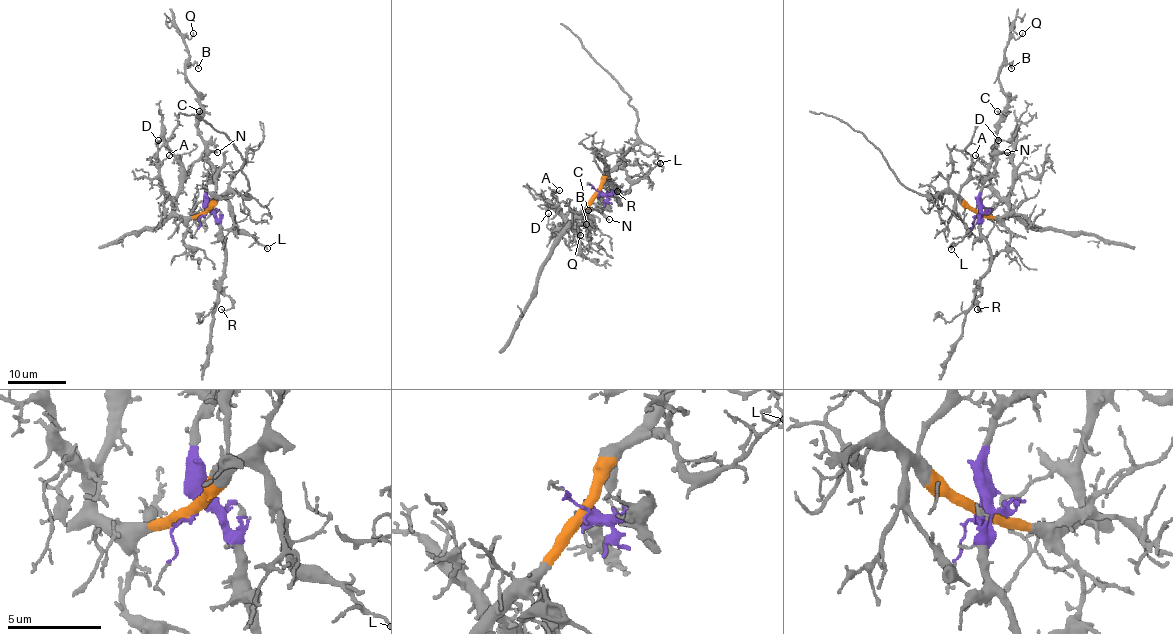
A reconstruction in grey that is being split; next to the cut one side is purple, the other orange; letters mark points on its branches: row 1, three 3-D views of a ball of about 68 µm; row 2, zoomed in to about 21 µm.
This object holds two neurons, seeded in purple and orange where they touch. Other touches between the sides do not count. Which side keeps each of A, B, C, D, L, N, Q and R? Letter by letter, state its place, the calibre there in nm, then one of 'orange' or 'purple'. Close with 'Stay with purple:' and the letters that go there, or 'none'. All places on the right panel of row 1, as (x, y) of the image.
A: (975, 155) | 110 nm | orange
B: (1011, 68) | 130 nm | purple
C: (997, 111) | 130 nm | purple
D: (998, 140) | 140 nm | orange
L: (951, 249) | 120 nm | orange
N: (1007, 152) | 120 nm | purple
Q: (1022, 33) | 130 nm | purple
R: (977, 309) | 100 nm | purple
Stay with purple: B, C, N, Q, R

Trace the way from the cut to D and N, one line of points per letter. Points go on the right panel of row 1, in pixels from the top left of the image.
D: (978, 213), (1005, 216), (1009, 211), (1013, 185), (1012, 151), (1016, 145), (998, 139)
N: (978, 213), (978, 194), (982, 182), (994, 169), (997, 156), (1006, 152)

